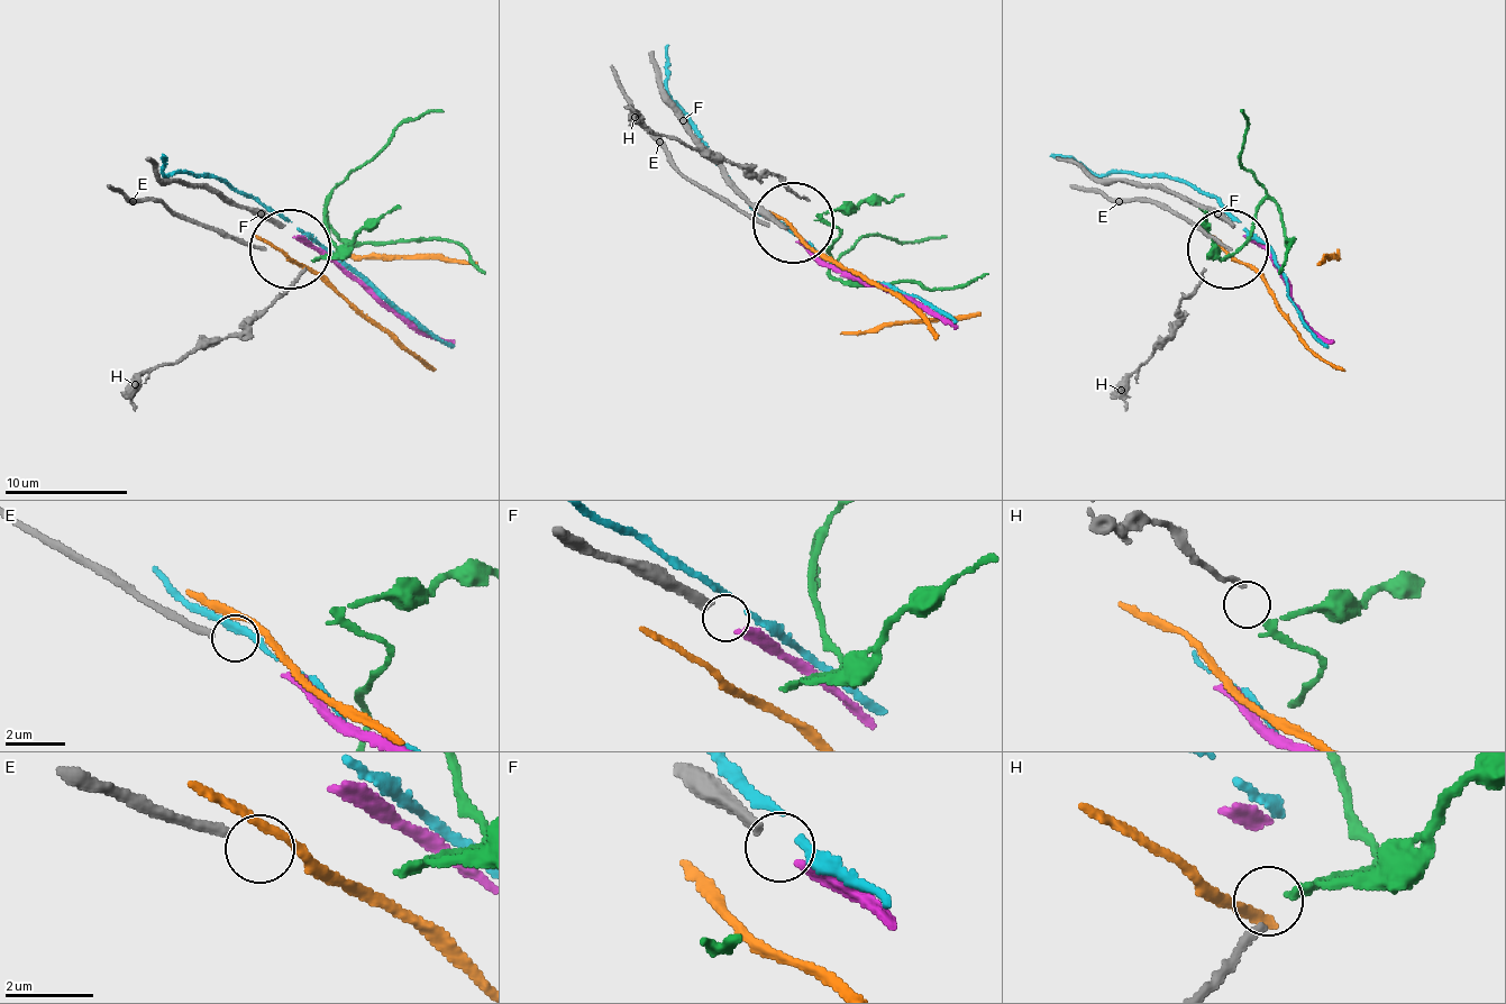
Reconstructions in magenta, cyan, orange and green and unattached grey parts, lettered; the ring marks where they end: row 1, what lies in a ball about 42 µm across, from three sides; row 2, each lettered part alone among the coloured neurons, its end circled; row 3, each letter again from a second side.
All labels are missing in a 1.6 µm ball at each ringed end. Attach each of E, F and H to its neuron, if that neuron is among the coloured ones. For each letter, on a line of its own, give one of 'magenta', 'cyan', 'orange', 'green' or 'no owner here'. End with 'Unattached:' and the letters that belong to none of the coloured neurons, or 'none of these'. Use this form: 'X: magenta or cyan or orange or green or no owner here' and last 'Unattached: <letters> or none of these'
E: no owner here
F: magenta
H: green
Unattached: E

